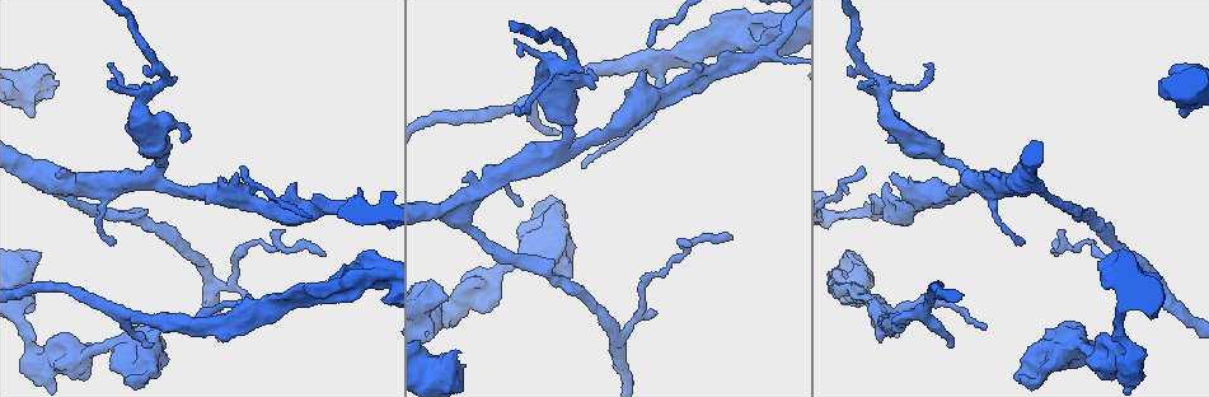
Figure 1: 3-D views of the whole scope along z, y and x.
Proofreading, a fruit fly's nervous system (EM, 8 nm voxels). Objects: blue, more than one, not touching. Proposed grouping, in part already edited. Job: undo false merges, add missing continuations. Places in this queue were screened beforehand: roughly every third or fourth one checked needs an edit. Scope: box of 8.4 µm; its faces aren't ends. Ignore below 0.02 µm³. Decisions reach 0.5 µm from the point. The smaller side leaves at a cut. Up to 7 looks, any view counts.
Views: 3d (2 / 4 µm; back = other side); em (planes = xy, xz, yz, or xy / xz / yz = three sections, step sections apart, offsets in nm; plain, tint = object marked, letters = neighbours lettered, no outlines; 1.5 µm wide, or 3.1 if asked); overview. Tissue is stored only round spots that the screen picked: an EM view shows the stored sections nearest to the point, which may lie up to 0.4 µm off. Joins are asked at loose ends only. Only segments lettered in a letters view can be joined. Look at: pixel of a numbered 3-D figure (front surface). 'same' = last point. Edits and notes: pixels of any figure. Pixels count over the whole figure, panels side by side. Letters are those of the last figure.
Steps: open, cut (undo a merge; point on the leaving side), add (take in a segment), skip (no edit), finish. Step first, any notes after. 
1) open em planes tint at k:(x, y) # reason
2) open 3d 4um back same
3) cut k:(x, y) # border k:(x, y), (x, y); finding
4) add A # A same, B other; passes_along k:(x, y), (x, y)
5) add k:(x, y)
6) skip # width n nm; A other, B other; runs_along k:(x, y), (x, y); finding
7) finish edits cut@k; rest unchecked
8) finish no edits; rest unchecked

open 3d 4um at 1:(983, 329) # long arm stops here

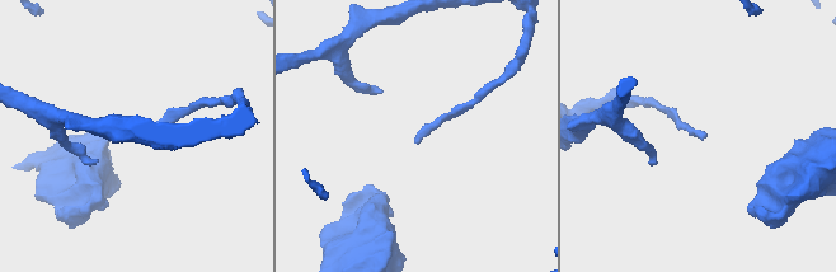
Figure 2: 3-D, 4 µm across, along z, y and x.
open em xz step 4 tint at 2:(706, 135)

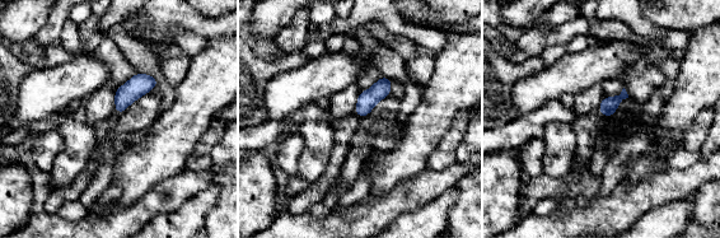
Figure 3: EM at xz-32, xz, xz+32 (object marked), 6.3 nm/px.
open em planes letters same

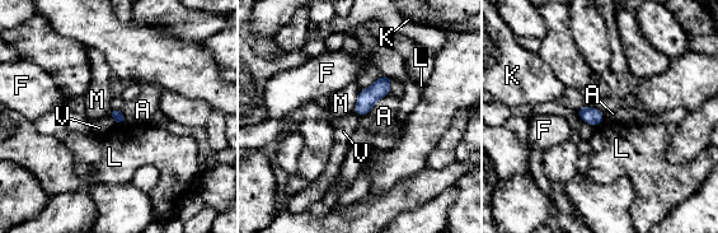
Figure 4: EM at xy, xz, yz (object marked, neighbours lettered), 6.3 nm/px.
skip # longest_contact A 240 nm; A other, F other, K other, L other, M other, V other; border 4:(111, 112), (116, 122); no lettered segment goes on from it

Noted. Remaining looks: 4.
open em xy step 4 tint at 1:(501, 269)

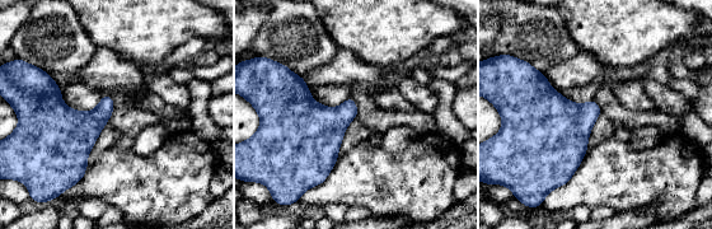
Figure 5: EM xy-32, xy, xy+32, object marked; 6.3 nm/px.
open em planes tint same

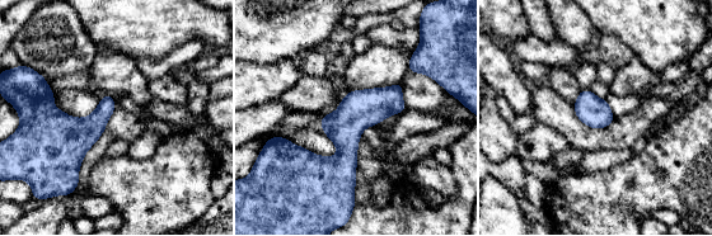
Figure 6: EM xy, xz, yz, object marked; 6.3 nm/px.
open em planes letters same

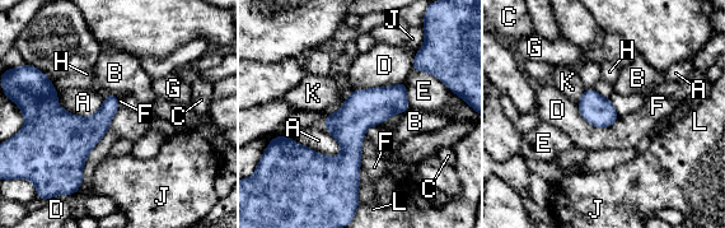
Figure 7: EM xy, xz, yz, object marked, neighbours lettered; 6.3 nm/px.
skip # width 190 nm; A other, B other, C other, D other, E other, F other, G other, H other, J other, K other, L other; runs_along 7:(402, 85), (350, 134), (354, 190); one cell here

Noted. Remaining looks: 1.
finish no edits; rest unchecked

